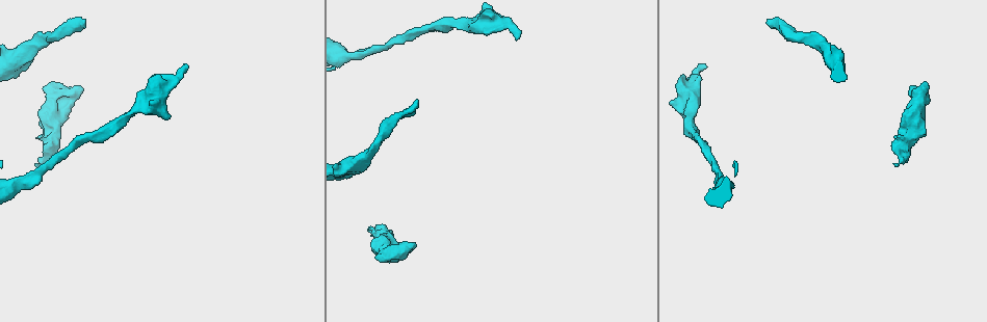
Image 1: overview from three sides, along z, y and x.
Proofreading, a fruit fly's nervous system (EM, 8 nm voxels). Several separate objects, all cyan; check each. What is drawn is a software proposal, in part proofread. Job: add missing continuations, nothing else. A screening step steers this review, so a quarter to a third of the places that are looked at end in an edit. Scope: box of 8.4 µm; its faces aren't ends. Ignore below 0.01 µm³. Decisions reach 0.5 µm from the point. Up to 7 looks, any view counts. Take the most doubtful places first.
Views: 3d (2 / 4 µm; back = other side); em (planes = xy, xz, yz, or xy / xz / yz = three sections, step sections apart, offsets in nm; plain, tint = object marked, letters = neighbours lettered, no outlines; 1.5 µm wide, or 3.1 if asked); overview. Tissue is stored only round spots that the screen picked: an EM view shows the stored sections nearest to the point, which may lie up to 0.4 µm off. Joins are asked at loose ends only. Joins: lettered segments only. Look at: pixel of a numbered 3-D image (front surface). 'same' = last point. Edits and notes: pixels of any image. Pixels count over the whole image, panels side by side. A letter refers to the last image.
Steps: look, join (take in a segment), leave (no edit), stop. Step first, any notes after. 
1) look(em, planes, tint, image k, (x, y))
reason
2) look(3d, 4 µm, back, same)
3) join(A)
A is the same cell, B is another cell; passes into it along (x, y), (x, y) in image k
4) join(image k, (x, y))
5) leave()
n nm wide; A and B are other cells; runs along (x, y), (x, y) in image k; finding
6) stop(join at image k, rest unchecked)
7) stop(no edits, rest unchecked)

look(3d, 4 µm, image 1, (766, 22))
free end

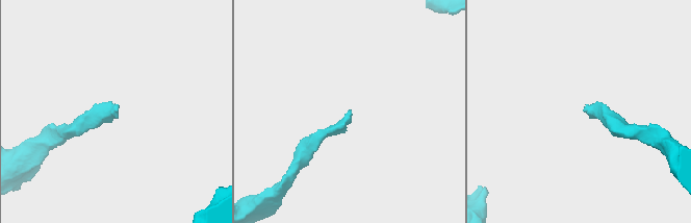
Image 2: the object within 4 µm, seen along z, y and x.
look(em, planes, tint, image 2, (585, 108))

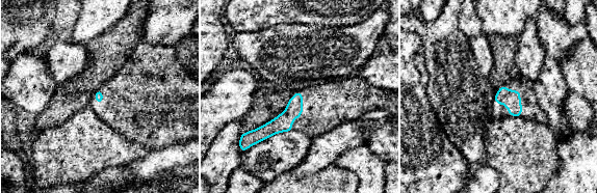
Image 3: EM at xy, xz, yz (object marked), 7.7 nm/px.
look(em, planes, letters, same)
what lies round it

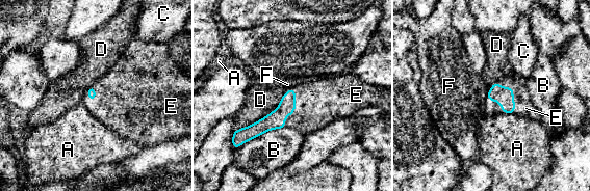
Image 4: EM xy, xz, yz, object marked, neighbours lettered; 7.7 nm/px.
join(E)
E is the same cell, A, B, C, D and F are other cells; the cell continues

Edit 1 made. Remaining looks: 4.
look(overview)
redraw

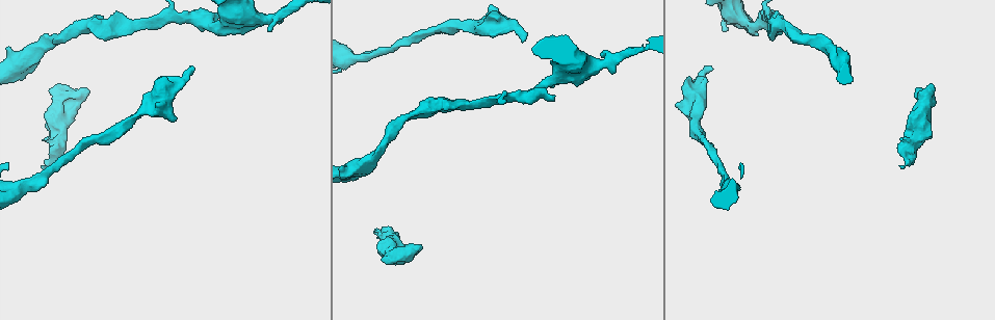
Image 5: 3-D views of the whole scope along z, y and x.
look(em, planes, tint, image 5, (421, 246))
free end

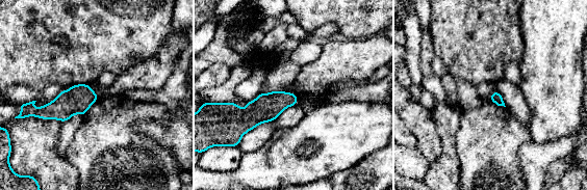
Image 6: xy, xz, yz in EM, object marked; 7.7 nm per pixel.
look(em, planes, letters, same)
see the neighbours

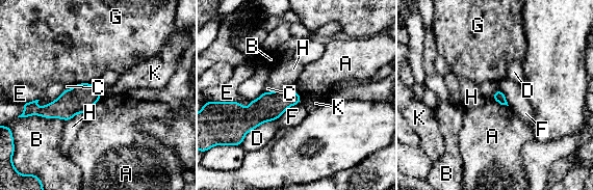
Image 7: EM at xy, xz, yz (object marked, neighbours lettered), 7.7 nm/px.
leave()
D touches over 340 nm; A, B, C, D, E, F, G, H and K are other cells; border along (301, 97), (299, 103) in image 7; no lettered segment goes on from it

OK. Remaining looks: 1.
stop(join at image 4, rest unchecked)

